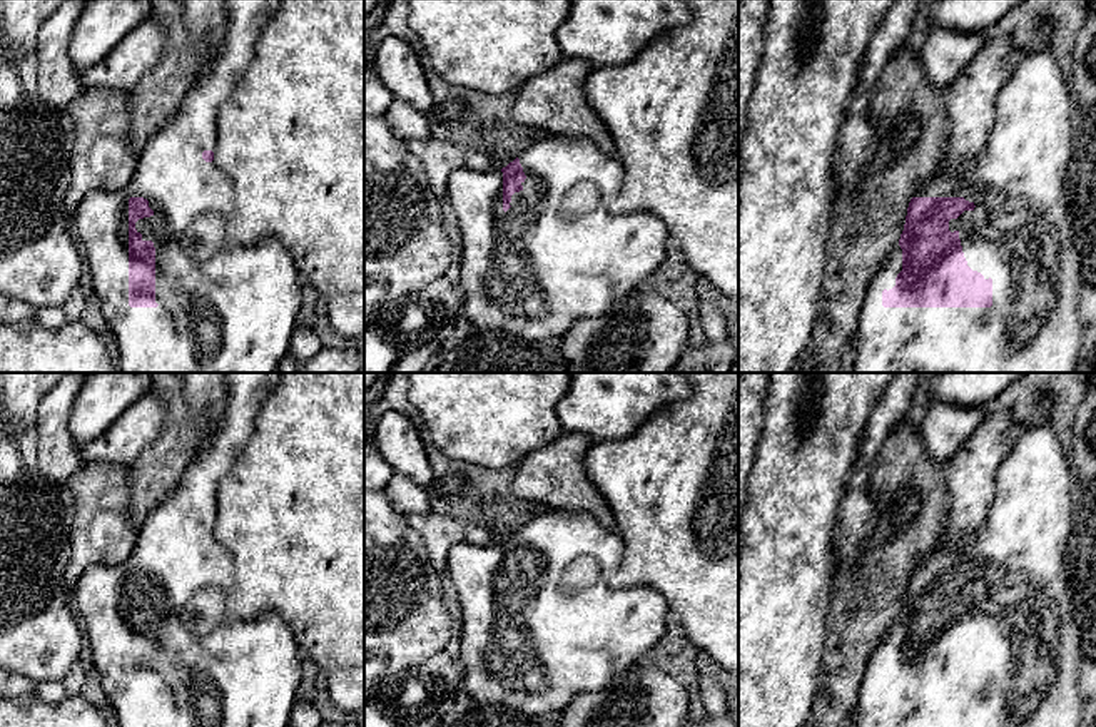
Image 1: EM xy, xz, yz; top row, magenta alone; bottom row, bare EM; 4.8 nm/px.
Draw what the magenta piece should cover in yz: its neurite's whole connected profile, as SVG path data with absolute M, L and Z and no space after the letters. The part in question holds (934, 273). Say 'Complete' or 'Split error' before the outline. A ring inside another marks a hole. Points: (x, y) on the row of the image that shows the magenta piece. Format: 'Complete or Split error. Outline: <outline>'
Split error. Outline: M1049 48L1024 50L1012 75L999 90L994 107L994 124L982 149L954 170L941 174L937 169L914 192L909 202L904 231L899 242L869 284L857 314L854 334L852 373L1071 373L1081 346L1079 299L1084 287L1081 261L1074 246L1074 234L1064 192L1069 160L1076 135L1076 102L1071 85Z

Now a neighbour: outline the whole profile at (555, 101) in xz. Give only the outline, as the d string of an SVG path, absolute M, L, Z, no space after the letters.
M565 58L531 75L515 90L511 117L548 135L588 139L608 157L616 157L610 132L586 100L585 82L591 70L588 62Z

